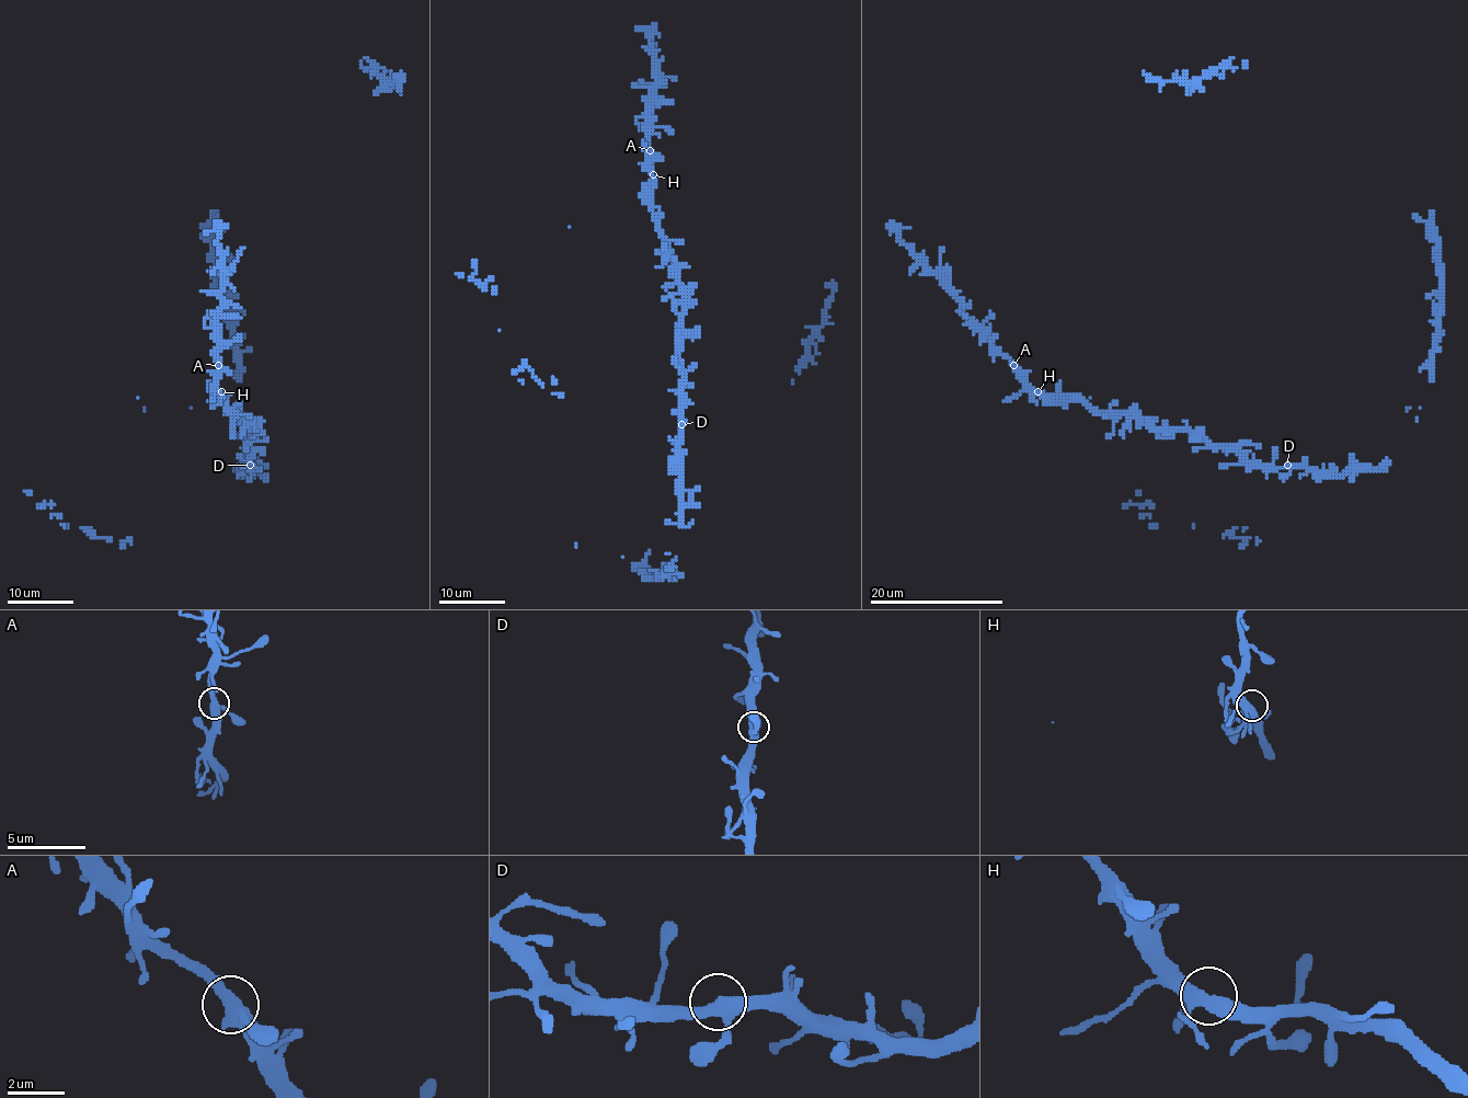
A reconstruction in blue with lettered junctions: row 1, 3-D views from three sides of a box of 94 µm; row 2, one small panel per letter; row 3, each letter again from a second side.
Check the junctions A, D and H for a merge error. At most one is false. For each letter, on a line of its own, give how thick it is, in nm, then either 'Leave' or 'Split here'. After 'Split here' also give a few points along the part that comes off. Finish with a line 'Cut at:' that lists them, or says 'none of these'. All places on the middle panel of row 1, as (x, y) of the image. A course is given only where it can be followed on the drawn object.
A: Thickness 360 nm. Leave
D: Thickness 360 nm. Leave
H: Thickness 360 nm. Leave
Cut at: none of these

